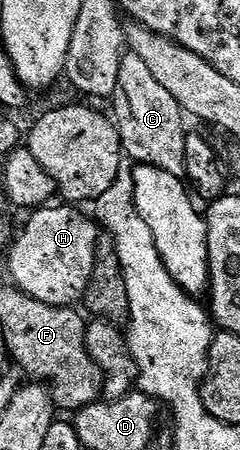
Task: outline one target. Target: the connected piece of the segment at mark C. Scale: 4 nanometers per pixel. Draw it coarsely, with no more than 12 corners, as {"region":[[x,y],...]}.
{"region":[[127,52],[115,109],[132,163],[185,175],[185,111]]}

